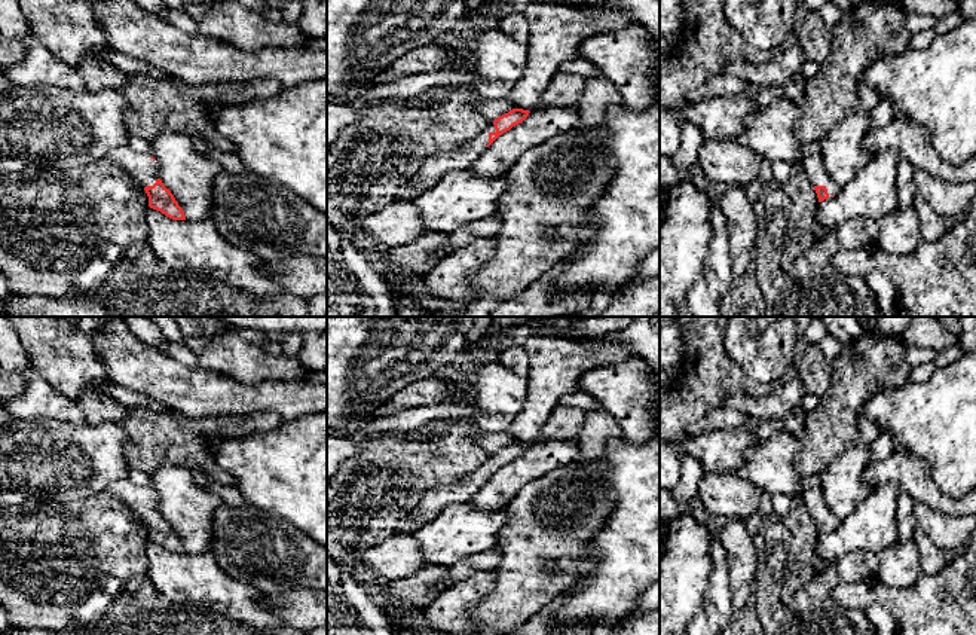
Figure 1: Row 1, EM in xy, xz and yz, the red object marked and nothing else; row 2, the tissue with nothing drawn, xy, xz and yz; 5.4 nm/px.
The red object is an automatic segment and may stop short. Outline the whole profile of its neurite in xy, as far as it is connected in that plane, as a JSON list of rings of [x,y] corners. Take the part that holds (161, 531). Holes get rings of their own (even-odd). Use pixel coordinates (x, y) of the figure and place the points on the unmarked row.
[[[128,479],[110,483],[105,491],[114,500],[135,512],[149,529],[149,540],[172,553],[186,553],[183,541],[159,512],[159,497],[149,486],[138,486]]]

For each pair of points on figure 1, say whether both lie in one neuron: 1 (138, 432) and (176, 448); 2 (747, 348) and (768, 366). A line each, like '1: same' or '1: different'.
1: same
2: same

